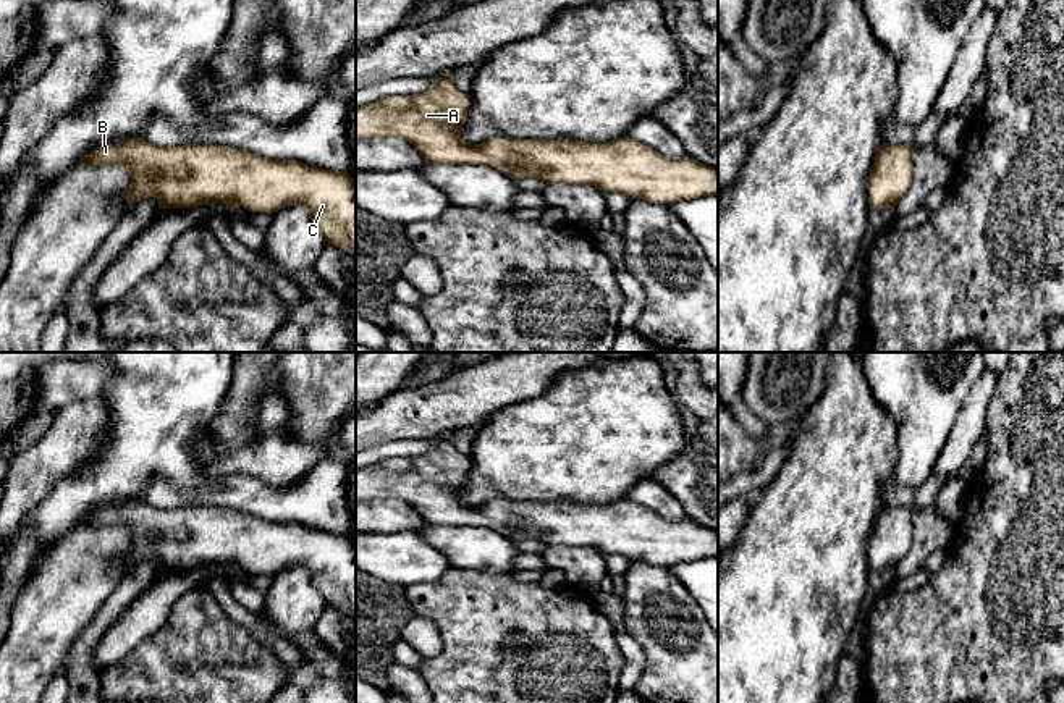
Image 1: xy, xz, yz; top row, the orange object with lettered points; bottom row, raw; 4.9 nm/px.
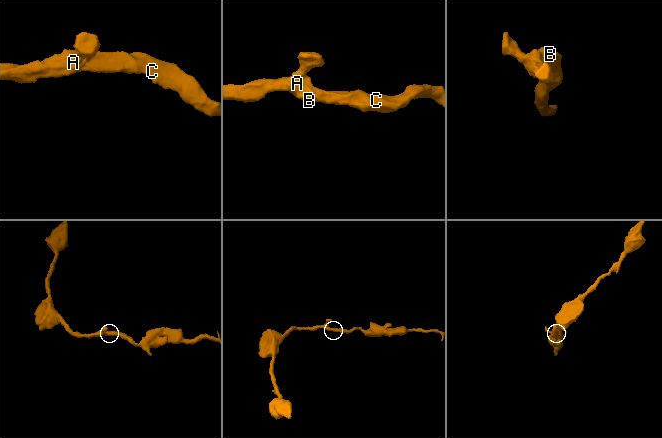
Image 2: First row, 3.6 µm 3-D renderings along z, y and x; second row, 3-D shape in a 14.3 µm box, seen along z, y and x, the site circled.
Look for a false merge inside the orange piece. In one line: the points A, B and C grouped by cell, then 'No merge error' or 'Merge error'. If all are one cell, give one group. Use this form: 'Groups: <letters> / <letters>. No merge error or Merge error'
Groups: A B C. No merge error

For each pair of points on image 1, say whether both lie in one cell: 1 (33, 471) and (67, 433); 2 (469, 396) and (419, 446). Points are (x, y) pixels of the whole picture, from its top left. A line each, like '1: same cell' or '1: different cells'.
1: same cell
2: different cells

